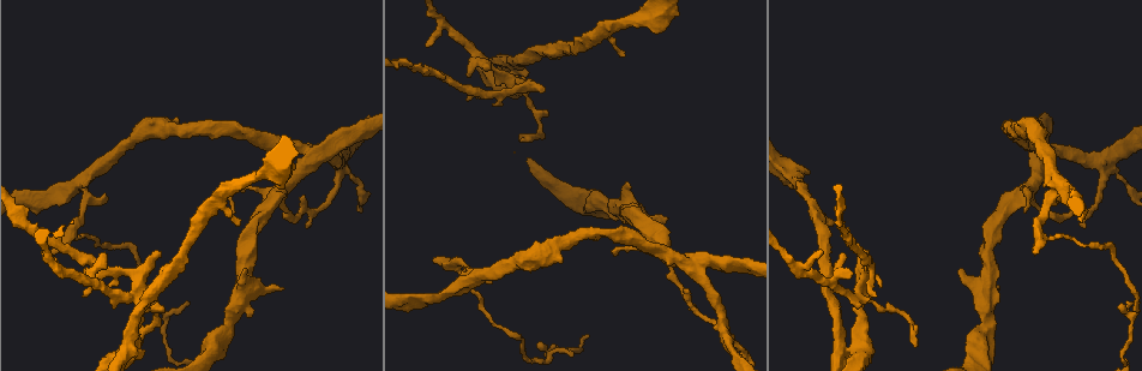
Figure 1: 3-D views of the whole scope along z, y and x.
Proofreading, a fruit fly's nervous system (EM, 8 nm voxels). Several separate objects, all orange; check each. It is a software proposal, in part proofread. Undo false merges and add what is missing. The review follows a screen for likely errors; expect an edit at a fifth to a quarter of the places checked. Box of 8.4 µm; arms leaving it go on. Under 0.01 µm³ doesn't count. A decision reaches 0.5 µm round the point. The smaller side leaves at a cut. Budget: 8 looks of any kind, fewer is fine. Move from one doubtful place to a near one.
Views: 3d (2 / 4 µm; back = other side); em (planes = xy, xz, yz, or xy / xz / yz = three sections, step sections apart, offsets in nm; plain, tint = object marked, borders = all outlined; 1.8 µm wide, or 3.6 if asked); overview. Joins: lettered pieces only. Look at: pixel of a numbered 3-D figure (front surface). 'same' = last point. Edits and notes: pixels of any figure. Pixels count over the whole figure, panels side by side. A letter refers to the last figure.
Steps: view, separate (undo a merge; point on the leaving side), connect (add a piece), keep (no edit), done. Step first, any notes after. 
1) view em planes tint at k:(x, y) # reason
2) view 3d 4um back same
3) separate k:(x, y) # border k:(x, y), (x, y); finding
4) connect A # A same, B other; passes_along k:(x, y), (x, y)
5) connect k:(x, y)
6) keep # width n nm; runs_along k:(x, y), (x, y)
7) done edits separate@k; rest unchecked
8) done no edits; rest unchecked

view em planes tint at 1:(251, 315) # thick end

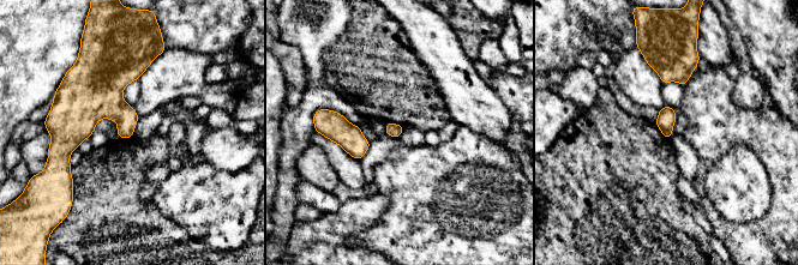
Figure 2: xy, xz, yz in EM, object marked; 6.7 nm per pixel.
view em planes borders same

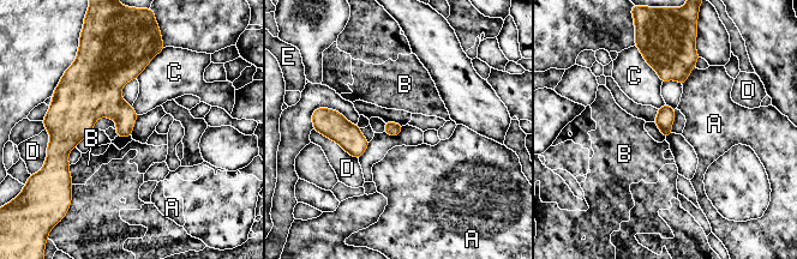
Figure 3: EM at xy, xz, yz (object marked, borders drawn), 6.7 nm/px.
keep # longest_contact D 360 nm; A other, B other, C other, D other, E other; border 3:(640, 52), (661, 83); none of them fits

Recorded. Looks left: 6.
view em xy step 4 tint at 1:(466, 279) # side arm on a straight run

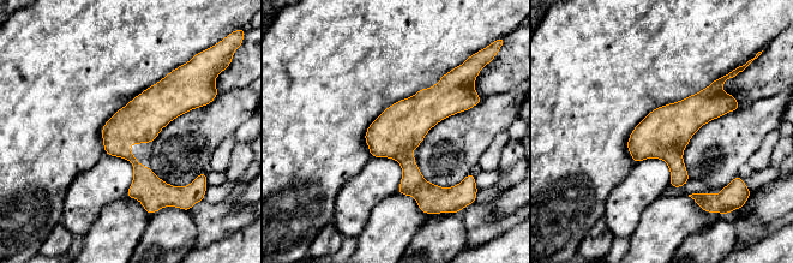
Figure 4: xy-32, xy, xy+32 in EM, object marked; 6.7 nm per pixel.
view em xy step 4 borders same # see the neighbours

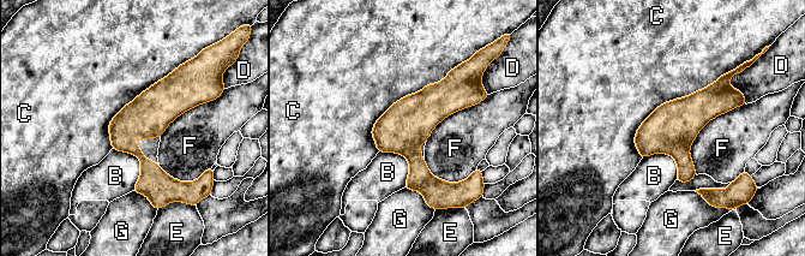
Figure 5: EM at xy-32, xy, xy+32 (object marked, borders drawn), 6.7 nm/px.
keep # longest_contact C 850 nm; B other, C other, D other, E other, F other, G other; runs_along 5:(179, 71), (132, 131), (156, 195); all the same cell

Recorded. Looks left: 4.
view em yz step 8 tint at 1:(859, 299) # four or more arms meet

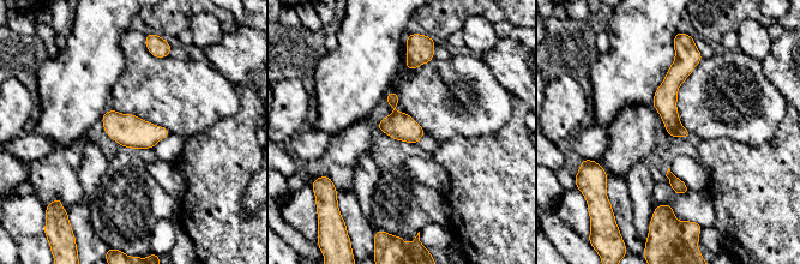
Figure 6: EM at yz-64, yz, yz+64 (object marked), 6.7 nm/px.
view em planes borders same

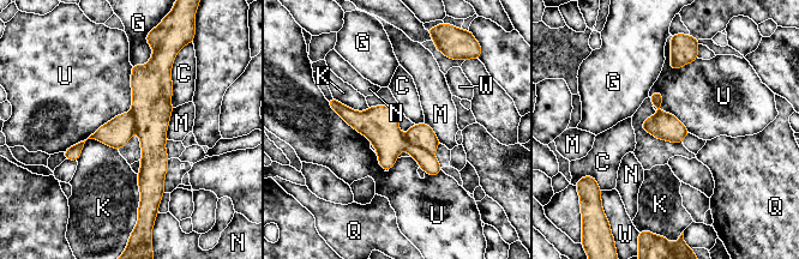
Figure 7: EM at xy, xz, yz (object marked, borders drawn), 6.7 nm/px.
separate 7:(384, 133) # C other, G other, K other, M other, N other, Q other, U other, W other; part_leaving 7:(332, 103), (373, 122), (437, 169); a second cell is stuck on

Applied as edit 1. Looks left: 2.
done edits separate@7; rest unchecked

